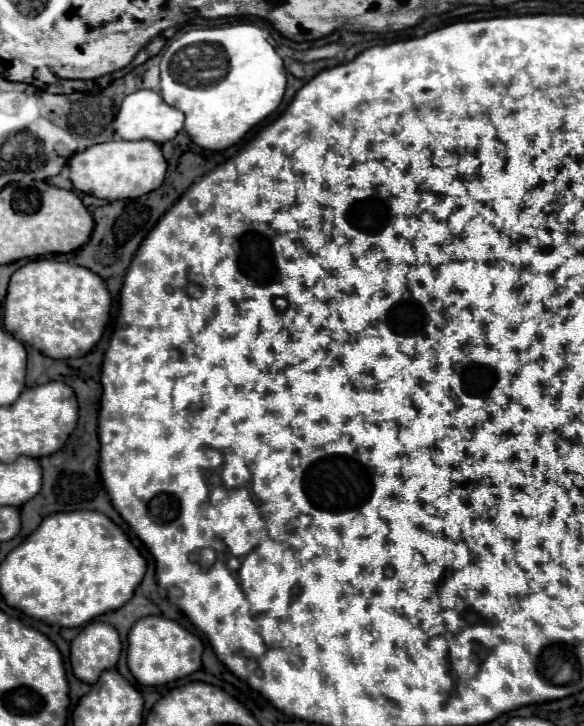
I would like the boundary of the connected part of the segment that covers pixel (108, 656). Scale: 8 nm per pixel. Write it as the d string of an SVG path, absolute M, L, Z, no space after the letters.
M105 622L87 624L71 642L73 674L87 684L97 682L103 670L111 670L117 666L121 648L123 646L119 632L111 624Z

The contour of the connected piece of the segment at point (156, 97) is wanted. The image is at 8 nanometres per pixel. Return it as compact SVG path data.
M137 90L133 94L129 94L123 104L121 110L115 118L115 132L121 140L153 140L157 144L165 144L169 140L173 140L183 128L183 112L165 104L165 100L161 98L159 92L155 90Z

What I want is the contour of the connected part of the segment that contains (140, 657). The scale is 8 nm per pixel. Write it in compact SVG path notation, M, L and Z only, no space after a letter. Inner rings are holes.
M147 616L133 624L127 638L127 664L141 686L161 686L201 668L201 638L163 616Z

